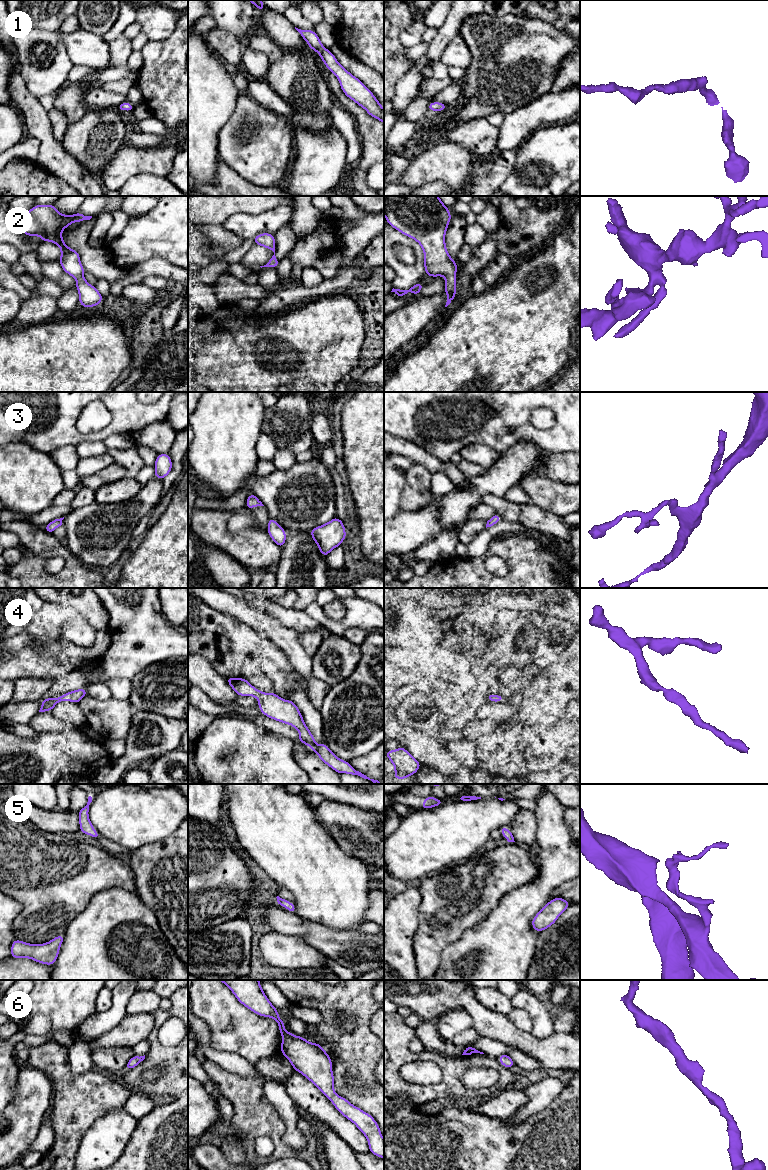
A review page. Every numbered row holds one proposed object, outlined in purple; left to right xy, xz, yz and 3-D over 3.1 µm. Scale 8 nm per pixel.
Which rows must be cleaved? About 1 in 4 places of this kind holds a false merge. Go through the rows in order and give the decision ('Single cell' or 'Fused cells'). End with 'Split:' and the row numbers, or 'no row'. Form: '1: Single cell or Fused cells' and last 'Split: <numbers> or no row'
1: Single cell
2: Single cell
3: Single cell
4: Single cell
5: Single cell
6: Single cell
Split: no row

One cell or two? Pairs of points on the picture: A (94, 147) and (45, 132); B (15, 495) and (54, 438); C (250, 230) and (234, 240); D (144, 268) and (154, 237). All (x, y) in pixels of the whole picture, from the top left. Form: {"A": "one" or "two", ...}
{"A": "two", "B": "two", "C": "two", "D": "two"}

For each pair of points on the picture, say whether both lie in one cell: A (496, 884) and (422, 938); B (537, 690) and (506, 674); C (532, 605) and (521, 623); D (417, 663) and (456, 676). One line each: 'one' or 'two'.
A: one
B: two
C: two
D: one

